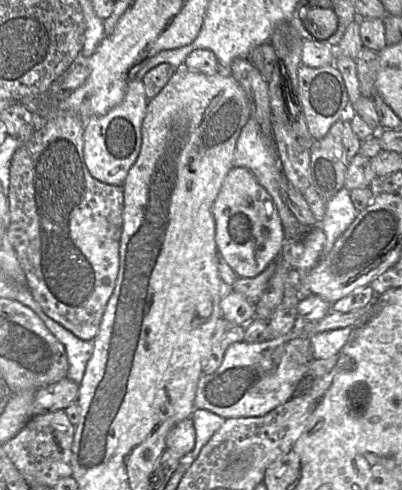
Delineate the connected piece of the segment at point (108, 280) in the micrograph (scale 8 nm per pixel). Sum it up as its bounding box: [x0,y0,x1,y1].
[8,111,124,341]

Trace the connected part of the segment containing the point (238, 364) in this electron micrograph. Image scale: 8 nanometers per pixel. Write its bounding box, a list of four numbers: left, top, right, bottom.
[194,318,314,419]

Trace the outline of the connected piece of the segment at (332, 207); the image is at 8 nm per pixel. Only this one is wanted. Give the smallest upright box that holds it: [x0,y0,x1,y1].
[319,187,358,256]

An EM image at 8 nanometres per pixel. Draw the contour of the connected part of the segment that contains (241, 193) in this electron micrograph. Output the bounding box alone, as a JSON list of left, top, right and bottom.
[213,167,285,278]

